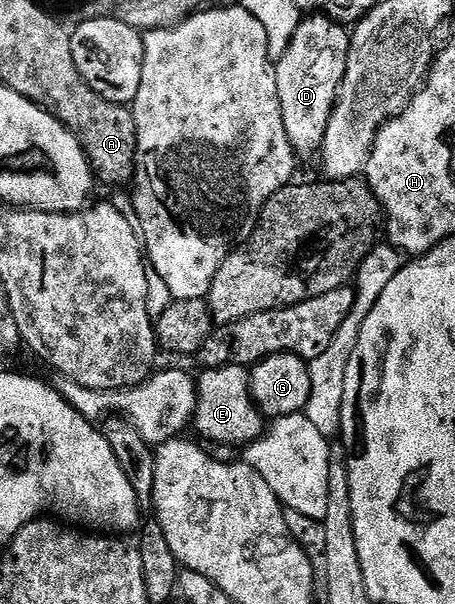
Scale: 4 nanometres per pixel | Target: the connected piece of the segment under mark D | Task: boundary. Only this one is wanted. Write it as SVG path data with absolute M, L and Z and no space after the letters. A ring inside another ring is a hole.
M309 16L295 32L287 52L276 59L283 128L287 128L294 155L309 158L313 154L314 157L321 149L337 93L347 72L350 37L350 31L342 23L324 16Z

